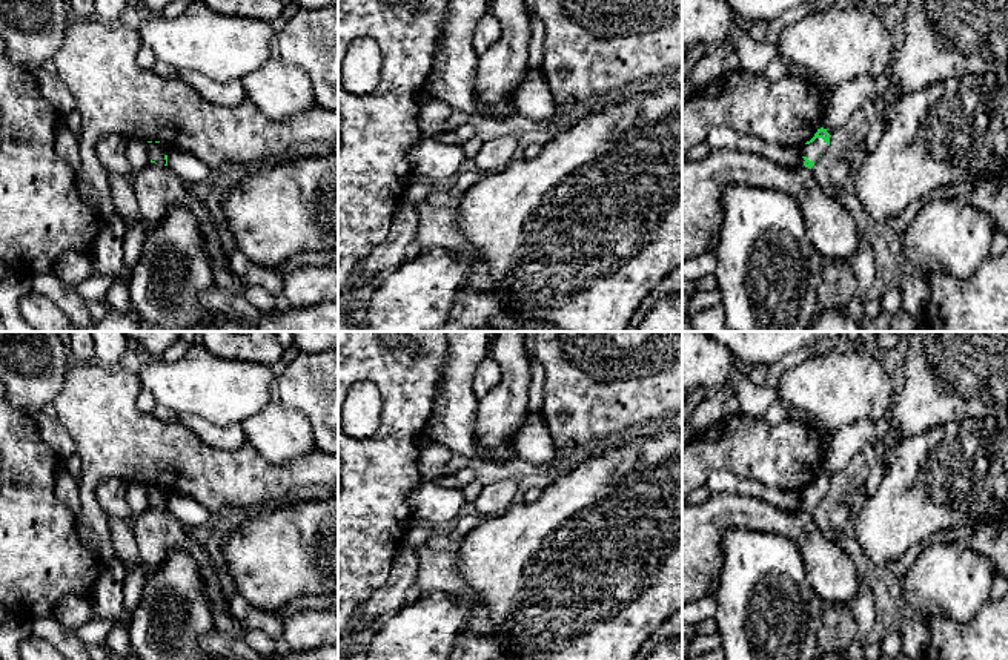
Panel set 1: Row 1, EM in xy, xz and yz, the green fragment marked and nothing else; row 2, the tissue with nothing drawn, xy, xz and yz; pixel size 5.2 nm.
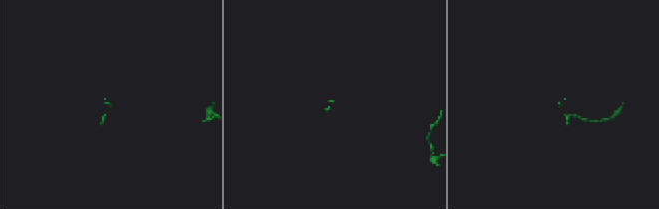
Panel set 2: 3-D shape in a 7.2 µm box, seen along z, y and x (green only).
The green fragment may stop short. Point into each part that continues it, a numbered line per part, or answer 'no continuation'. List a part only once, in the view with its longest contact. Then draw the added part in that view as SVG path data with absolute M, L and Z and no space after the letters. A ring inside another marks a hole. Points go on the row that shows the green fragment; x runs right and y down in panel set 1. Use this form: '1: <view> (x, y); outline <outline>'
1: yz (813, 151); outline M816 138L813 143L799 147L801 155L810 161L817 161L827 149L828 144L822 138Z

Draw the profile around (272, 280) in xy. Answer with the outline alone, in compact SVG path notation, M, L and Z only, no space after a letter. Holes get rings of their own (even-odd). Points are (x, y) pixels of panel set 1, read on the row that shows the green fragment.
M238 249L227 256L227 264L244 285L263 287L280 299L284 289L284 273L280 269L260 267Z

